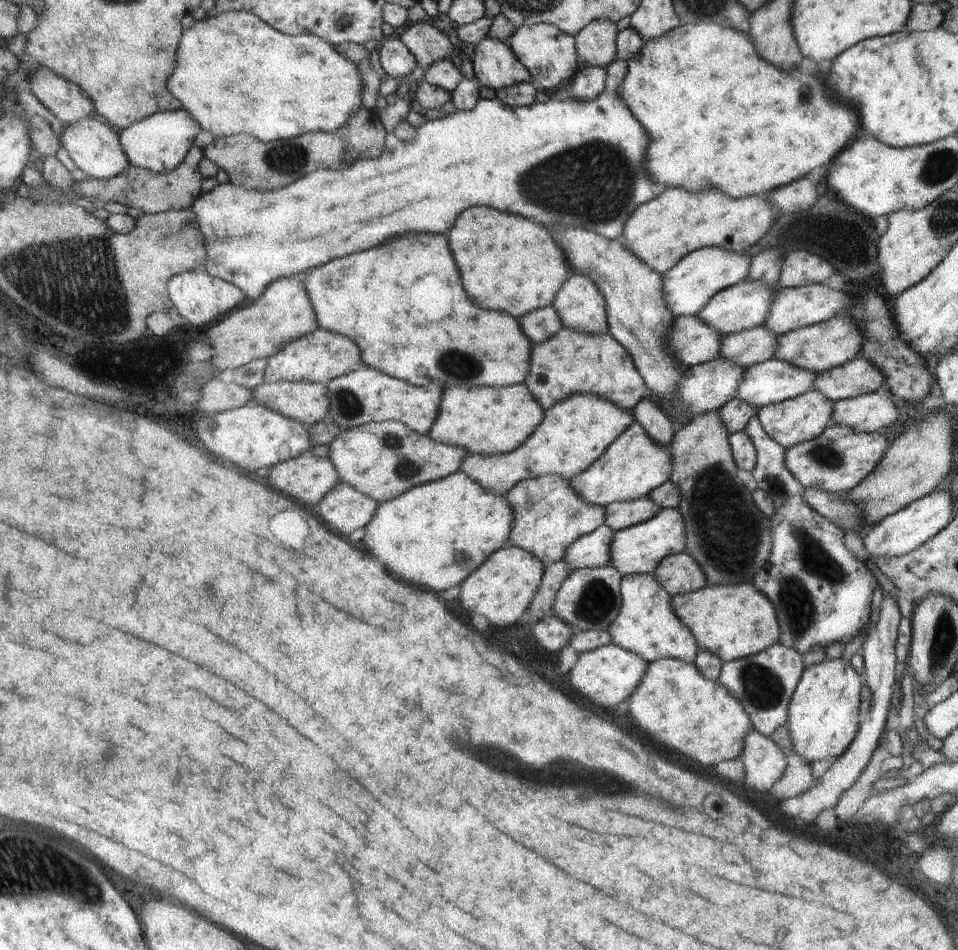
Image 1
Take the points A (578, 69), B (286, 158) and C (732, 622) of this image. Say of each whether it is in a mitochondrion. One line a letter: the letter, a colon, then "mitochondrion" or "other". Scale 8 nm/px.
A: other
B: mitochondrion
C: other

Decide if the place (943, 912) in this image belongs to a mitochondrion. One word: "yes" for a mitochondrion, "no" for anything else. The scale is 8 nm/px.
no

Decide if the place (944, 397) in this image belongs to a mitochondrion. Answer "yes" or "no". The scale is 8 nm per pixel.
no

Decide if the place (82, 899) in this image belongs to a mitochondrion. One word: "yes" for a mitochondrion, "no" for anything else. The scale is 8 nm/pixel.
no

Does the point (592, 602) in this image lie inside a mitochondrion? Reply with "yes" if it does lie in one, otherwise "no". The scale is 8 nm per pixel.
yes

